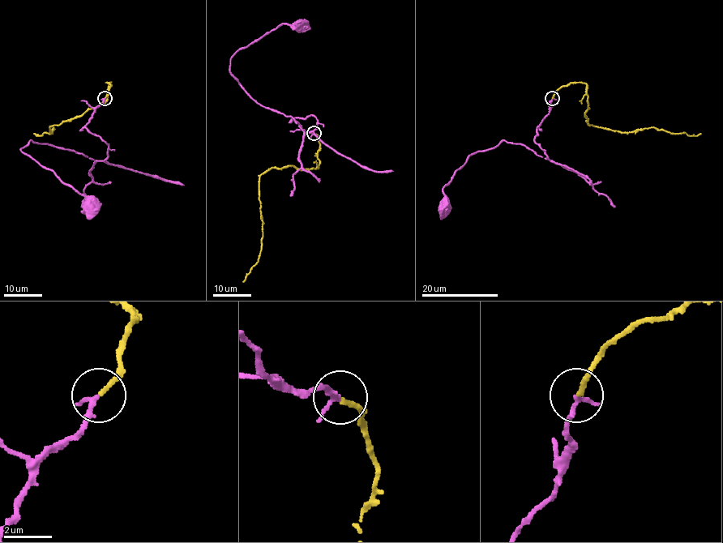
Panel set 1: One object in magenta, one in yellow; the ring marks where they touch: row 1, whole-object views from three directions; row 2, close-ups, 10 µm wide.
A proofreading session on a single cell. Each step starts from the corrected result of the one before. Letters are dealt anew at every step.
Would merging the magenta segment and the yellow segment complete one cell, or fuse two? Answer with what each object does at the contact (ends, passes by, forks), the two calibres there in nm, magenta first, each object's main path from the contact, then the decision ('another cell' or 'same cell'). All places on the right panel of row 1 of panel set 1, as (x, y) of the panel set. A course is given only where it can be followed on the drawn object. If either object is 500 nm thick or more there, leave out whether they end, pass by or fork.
magenta passes by | yellow ends | 150/190 nm | magenta via (552, 98), (534, 141), (551, 160), (521, 144), (503, 140), (492, 148), (477, 151), (443, 188), (444, 204) | yellow via (552, 98), (563, 86), (584, 83), (588, 105), (584, 115), (595, 126), (622, 132), (649, 128), (701, 134) | same cell

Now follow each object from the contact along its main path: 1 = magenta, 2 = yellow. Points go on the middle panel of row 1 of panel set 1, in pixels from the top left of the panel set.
1: (314, 133), (293, 118), (313, 115), (317, 127), (304, 132), (231, 73), (237, 51), (298, 25)
2: (314, 133), (319, 144), (318, 167), (271, 167), (260, 176), (261, 250), (258, 261), (243, 282)

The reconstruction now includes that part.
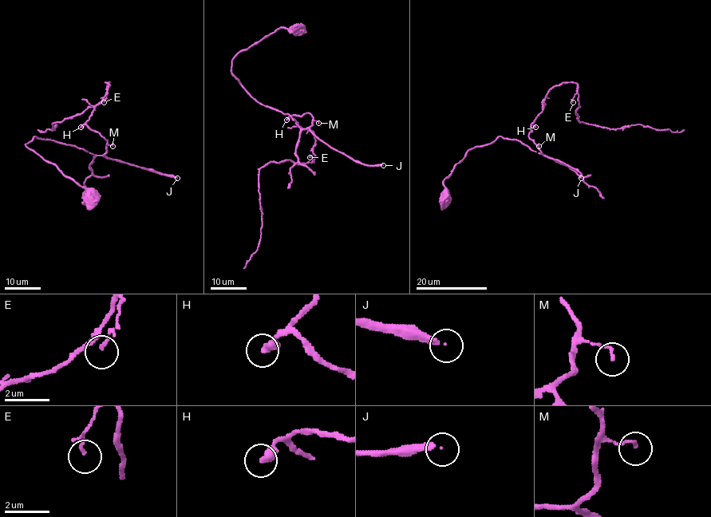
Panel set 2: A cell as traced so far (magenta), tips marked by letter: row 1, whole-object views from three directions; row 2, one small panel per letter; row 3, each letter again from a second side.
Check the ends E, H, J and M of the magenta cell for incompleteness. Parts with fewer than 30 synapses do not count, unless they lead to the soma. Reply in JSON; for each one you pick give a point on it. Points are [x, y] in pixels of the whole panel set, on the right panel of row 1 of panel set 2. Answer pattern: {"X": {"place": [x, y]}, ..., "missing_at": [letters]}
{"J": {"place": [581, 178]}, "missing_at": ["J"]}

